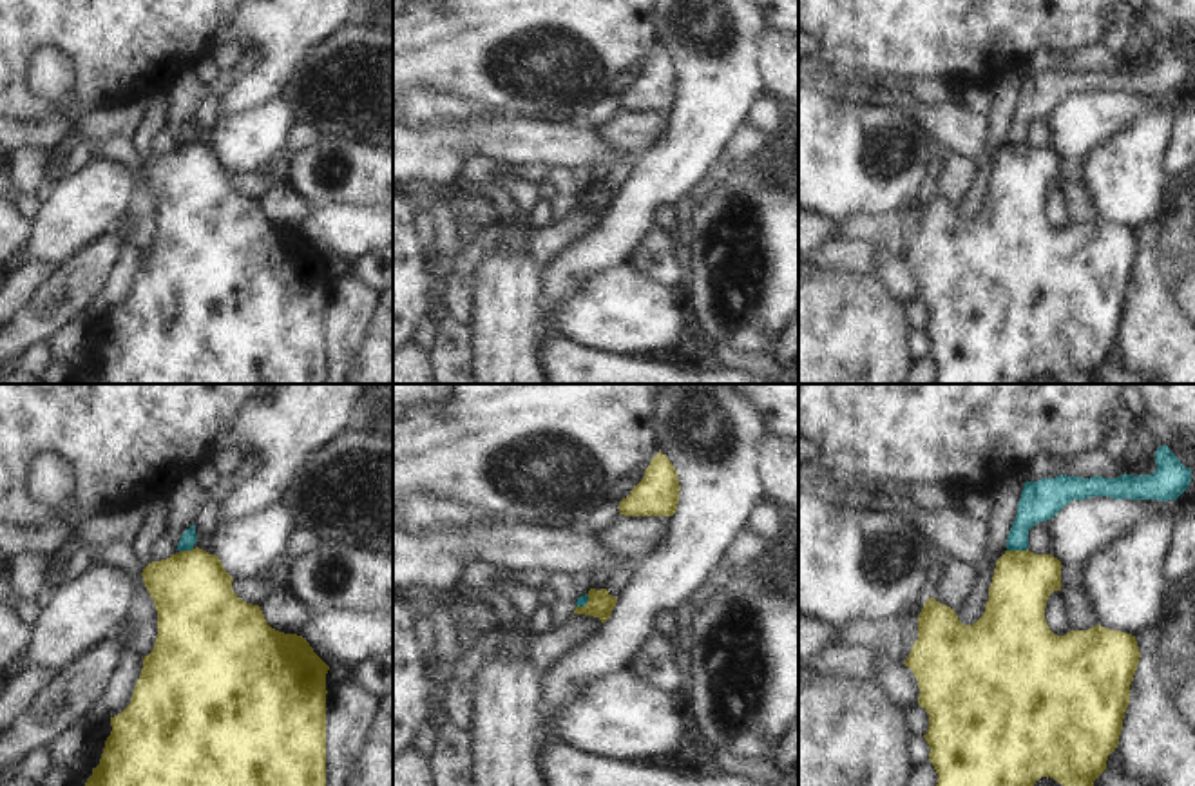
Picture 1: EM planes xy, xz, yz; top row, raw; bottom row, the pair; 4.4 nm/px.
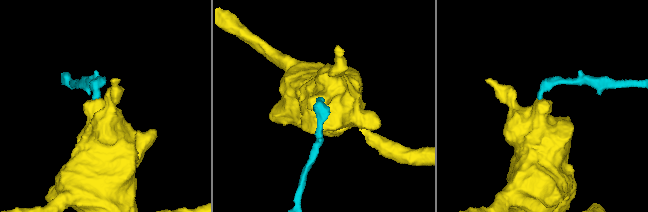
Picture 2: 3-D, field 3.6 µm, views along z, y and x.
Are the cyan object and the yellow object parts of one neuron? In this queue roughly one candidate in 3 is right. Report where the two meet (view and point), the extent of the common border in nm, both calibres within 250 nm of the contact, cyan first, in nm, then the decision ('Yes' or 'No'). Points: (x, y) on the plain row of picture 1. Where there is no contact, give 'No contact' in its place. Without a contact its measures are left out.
Touches cyan at yz (1016, 143). Shared border 100 nm. Thickness 180 nm (cyan) against 260 nm. No.

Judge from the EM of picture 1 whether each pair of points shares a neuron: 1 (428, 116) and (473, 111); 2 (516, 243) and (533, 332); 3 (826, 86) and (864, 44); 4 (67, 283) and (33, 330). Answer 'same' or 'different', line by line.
1: same
2: same
3: different
4: same

